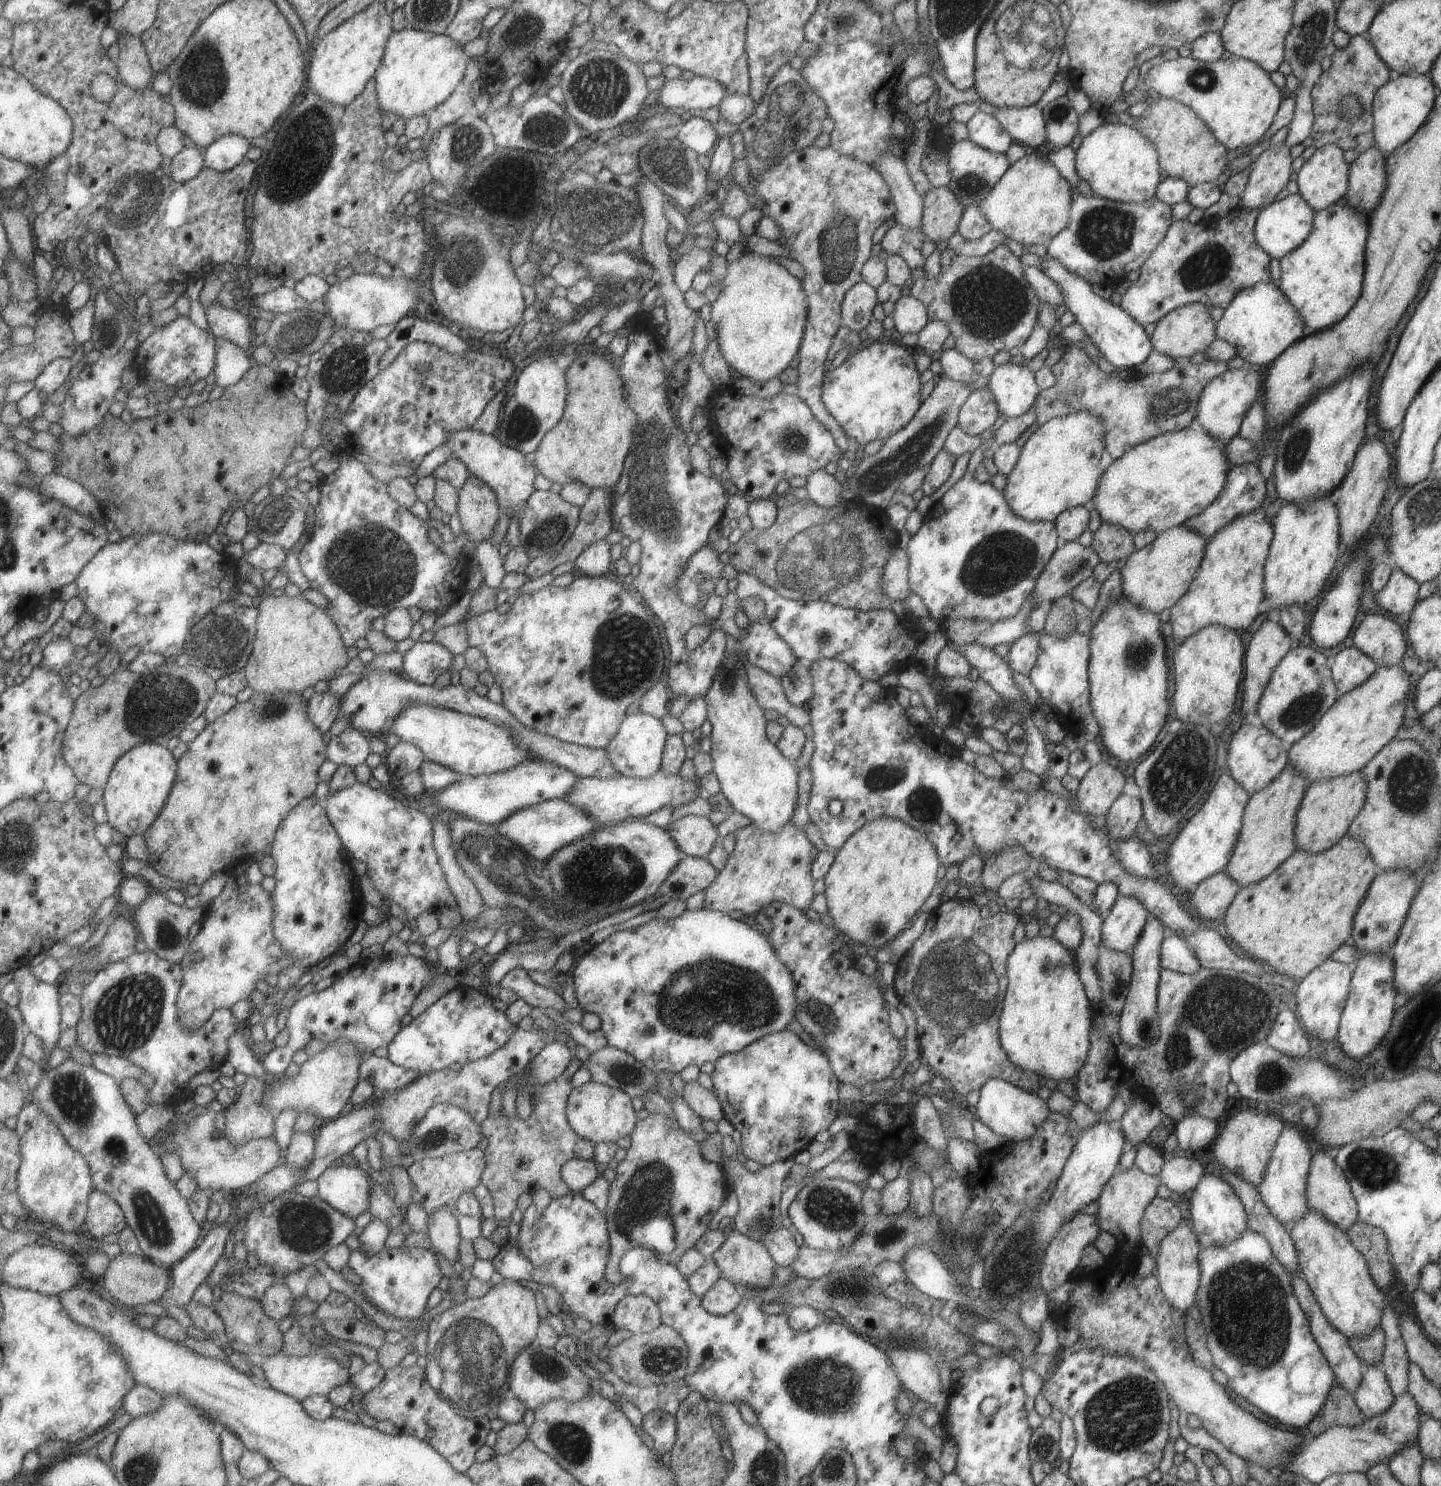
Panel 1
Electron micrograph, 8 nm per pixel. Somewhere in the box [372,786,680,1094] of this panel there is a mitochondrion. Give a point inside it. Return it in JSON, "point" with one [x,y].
{"point":[610,874]}

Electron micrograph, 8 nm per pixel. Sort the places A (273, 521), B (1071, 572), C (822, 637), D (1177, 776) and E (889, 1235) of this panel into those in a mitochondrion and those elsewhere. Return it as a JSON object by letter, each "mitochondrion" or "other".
{"A":"mitochondrion","B":"mitochondrion","C":"mitochondrion","D":"mitochondrion","E":"mitochondrion"}

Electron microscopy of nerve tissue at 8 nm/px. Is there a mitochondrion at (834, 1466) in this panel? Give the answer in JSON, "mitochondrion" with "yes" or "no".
{"mitochondrion":"yes"}

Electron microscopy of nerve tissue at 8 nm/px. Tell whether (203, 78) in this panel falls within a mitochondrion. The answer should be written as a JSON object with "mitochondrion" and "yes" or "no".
{"mitochondrion":"yes"}

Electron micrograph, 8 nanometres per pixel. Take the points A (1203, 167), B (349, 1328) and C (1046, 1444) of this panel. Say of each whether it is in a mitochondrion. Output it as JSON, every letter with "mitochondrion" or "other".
{"A":"other","B":"other","C":"mitochondrion"}

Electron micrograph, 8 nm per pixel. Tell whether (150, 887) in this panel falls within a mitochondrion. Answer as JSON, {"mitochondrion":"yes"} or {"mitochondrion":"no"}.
{"mitochondrion":"no"}

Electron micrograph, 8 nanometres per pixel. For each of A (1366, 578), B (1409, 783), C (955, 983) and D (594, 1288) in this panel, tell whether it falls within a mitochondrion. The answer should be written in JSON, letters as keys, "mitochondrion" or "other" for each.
{"A":"other","B":"mitochondrion","C":"mitochondrion","D":"other"}

